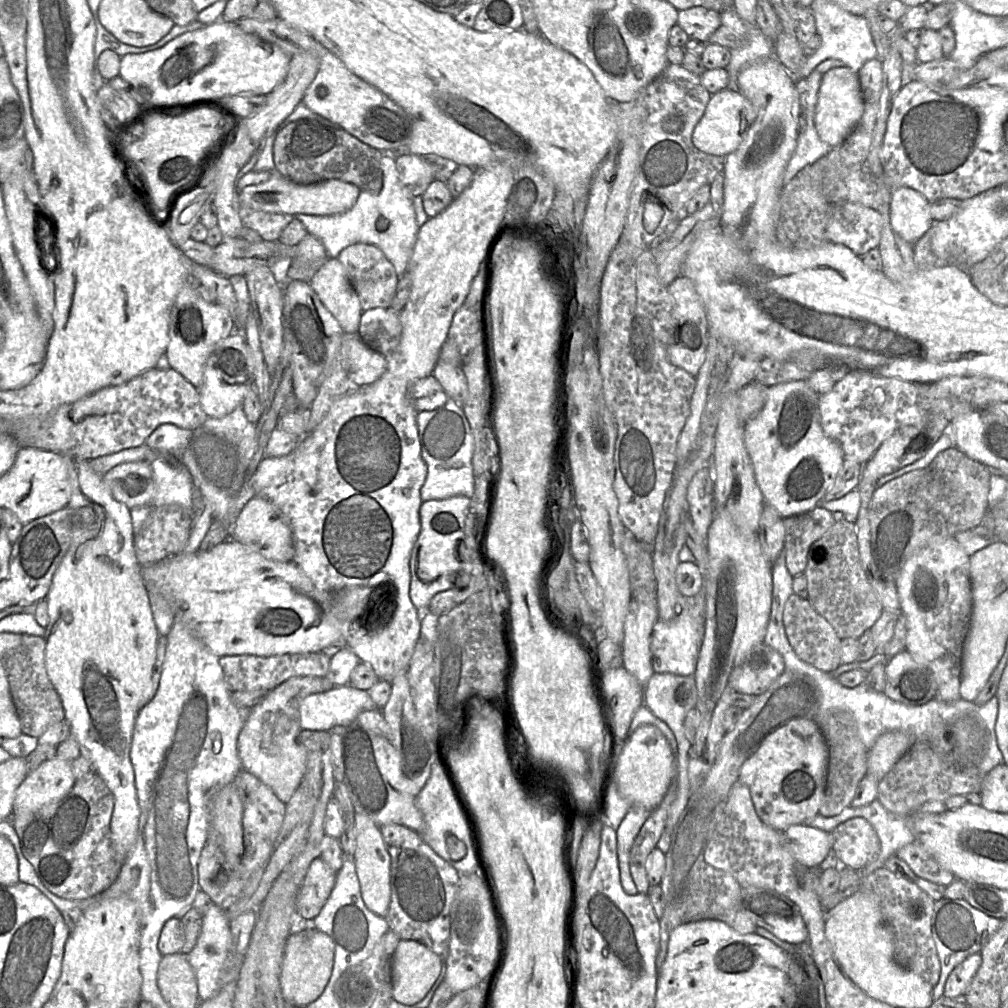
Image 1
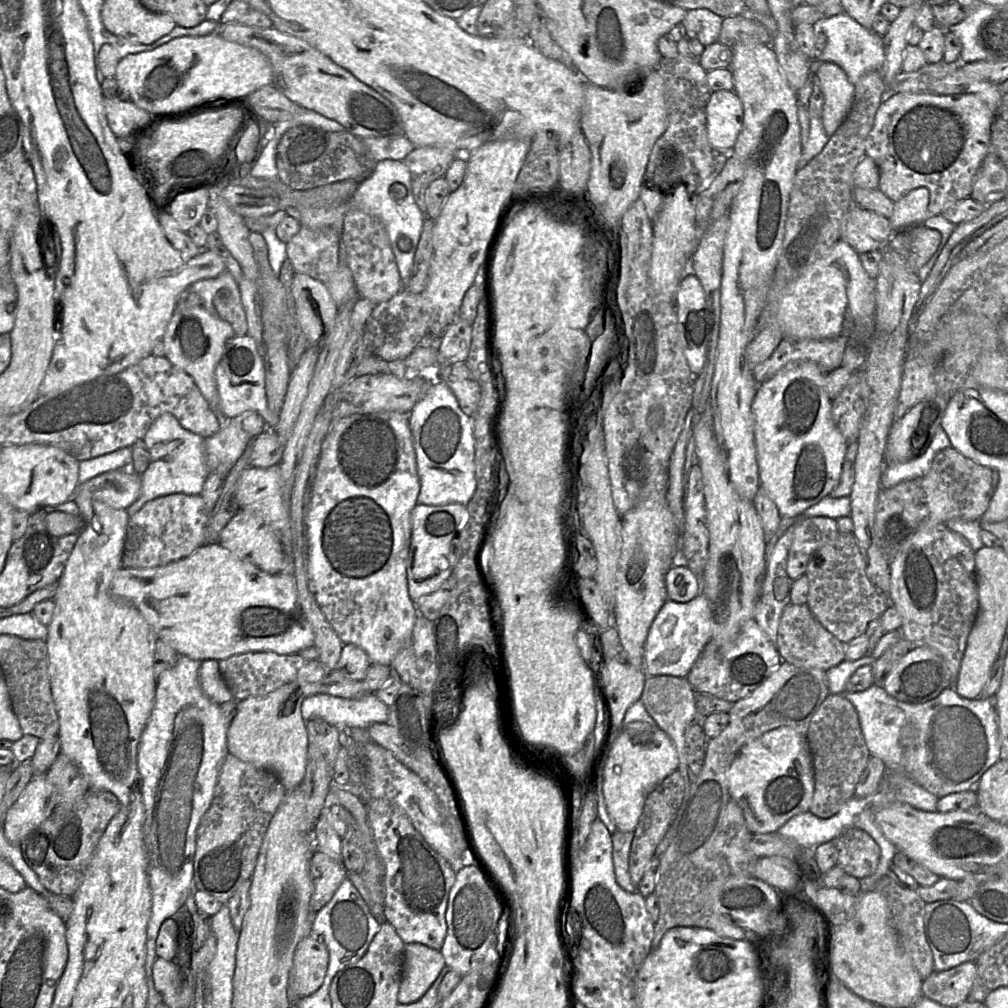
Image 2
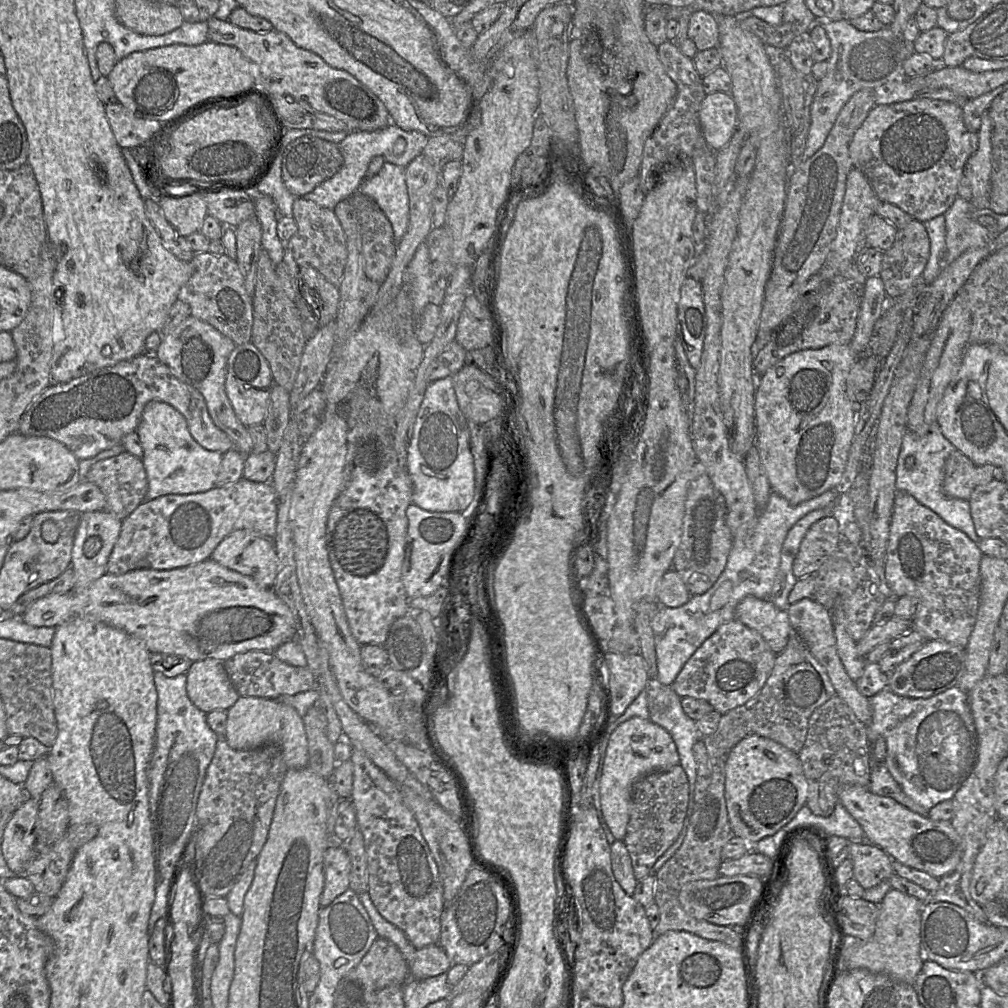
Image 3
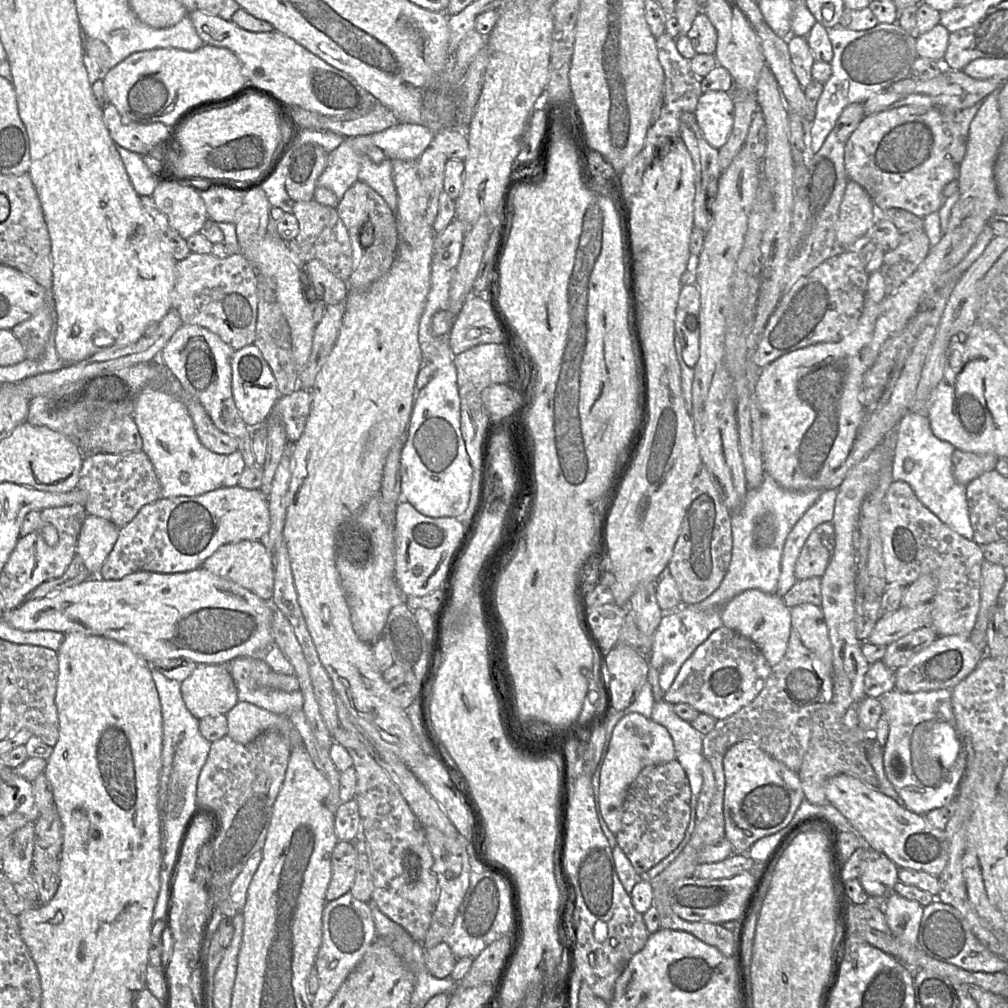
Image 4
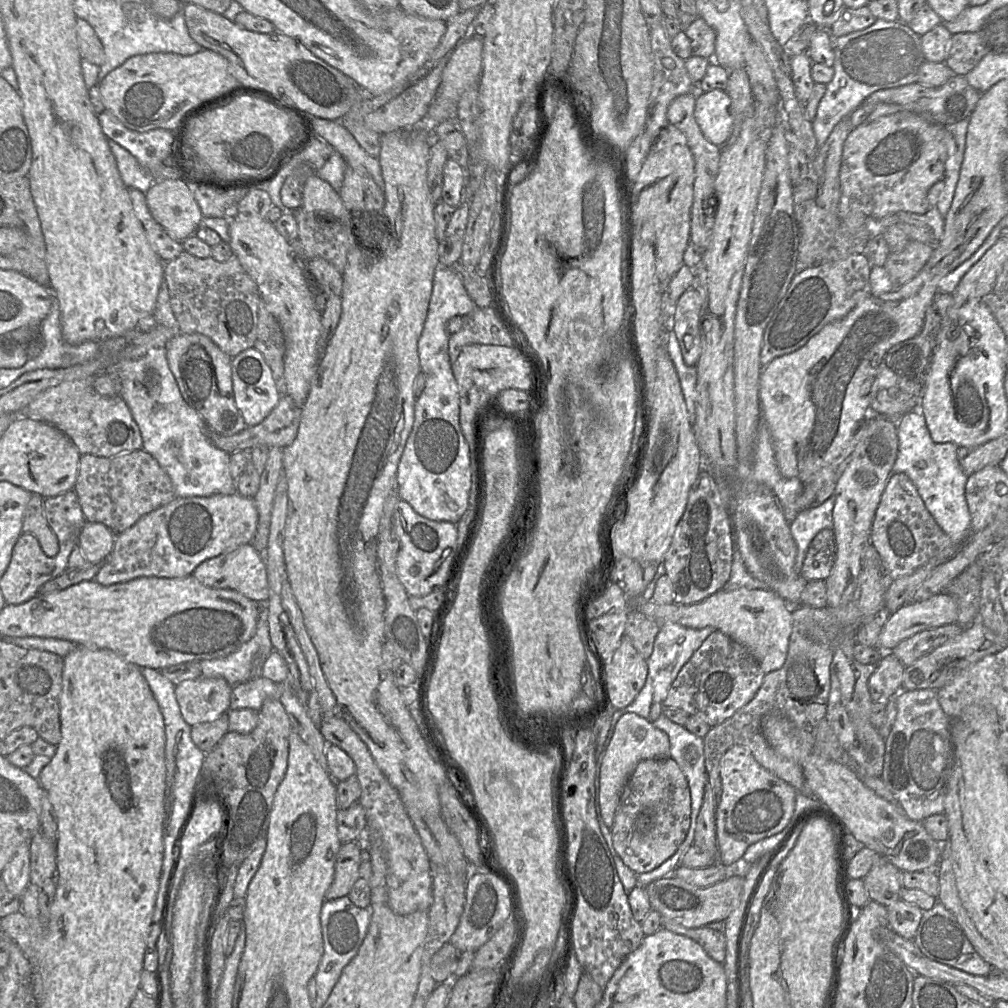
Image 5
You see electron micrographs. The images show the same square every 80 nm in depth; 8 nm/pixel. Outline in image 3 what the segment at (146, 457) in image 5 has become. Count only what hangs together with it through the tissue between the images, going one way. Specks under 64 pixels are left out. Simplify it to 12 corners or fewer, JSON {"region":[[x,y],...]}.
{"region":[[128,451],[96,462],[82,481],[96,484],[120,520],[144,500],[142,459]]}

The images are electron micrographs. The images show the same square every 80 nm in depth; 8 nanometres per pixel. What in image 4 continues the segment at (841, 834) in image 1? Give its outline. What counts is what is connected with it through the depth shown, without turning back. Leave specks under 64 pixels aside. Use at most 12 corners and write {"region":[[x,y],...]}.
{"region":[[864,849],[858,880],[869,897],[888,897],[899,867]]}

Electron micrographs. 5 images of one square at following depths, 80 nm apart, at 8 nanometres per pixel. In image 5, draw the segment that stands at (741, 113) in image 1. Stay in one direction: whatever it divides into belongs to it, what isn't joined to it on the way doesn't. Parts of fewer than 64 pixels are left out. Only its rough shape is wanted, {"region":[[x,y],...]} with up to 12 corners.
{"region":[[726,90],[699,91],[694,116],[721,147],[733,127]]}

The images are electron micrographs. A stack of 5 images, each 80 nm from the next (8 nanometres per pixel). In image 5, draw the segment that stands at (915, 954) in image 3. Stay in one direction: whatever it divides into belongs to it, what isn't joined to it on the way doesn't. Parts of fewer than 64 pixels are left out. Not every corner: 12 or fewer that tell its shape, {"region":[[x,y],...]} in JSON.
{"region":[[901,898],[887,906],[889,926],[913,940],[923,910]]}

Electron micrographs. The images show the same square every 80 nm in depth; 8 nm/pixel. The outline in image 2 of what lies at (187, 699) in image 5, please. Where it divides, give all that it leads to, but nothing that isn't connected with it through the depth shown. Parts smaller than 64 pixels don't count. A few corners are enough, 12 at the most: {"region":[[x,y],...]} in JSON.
{"region":[[201,661],[203,692],[216,704],[235,699],[222,677],[219,661]]}

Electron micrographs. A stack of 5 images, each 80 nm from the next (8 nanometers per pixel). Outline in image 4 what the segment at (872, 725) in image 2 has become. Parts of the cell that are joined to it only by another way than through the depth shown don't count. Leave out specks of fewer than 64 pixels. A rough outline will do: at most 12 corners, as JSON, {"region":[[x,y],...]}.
{"region":[[893,689],[886,776],[906,809],[950,807],[966,769],[952,689]]}

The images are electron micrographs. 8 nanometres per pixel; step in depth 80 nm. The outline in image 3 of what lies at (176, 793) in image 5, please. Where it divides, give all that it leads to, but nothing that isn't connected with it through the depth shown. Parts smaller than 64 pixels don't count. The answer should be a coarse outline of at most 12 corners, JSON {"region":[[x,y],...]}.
{"region":[[154,671],[148,767],[156,894],[170,916],[178,868],[219,739],[186,691]]}

